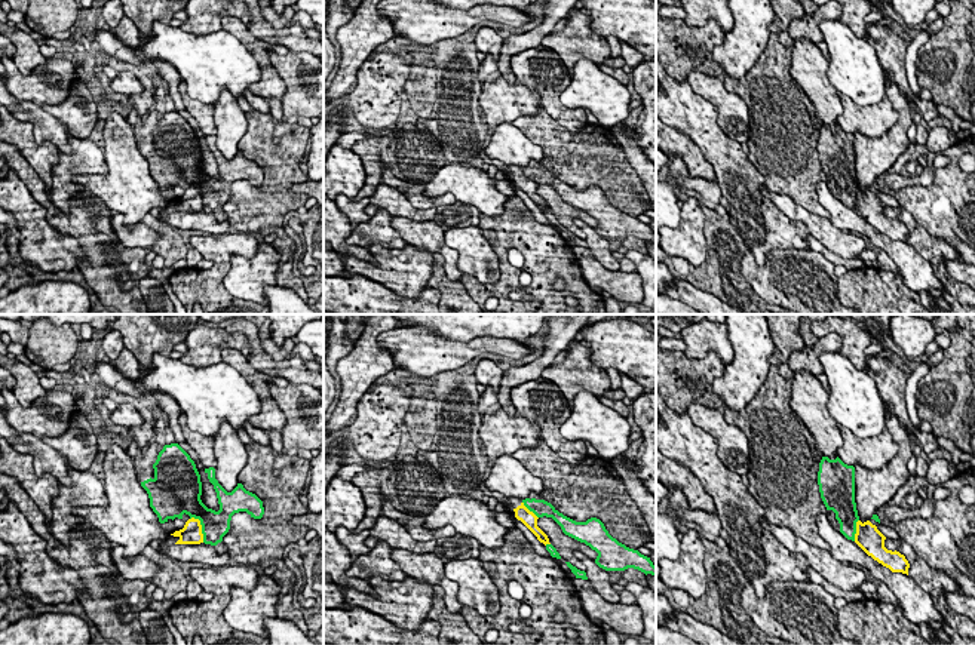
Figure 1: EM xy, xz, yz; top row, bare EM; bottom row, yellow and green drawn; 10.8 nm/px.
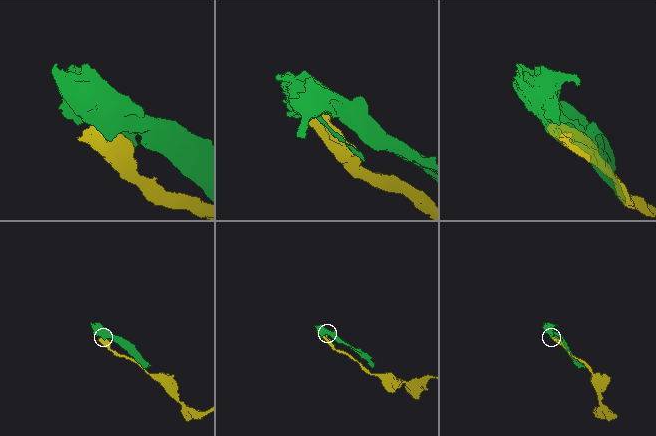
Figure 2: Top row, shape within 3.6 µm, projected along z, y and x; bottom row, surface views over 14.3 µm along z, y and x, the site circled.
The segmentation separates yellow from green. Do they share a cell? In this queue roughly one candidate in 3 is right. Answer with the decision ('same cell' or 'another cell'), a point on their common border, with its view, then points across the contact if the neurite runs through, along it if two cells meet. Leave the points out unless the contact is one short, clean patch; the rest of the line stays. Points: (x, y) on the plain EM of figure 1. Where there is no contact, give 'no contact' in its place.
another cell; contact xy (201, 196)

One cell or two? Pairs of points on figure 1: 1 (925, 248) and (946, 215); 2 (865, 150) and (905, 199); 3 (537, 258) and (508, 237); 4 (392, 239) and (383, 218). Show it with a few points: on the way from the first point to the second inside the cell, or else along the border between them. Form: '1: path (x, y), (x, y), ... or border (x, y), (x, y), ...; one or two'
1: border (907, 211), (932, 237); two
2: border (907, 146), (898, 159), (874, 181); two
3: path (530, 251), (515, 237); one
4: path (388, 235), (383, 230), (383, 223); one

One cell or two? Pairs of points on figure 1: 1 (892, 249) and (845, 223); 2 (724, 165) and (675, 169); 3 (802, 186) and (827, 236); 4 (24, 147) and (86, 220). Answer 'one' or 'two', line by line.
1: one
2: two
3: two
4: two

